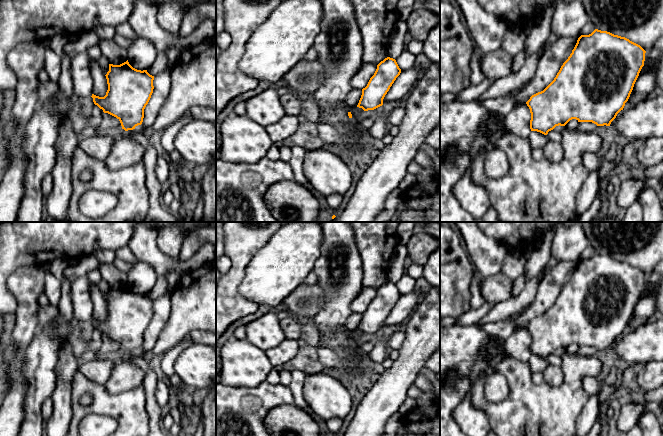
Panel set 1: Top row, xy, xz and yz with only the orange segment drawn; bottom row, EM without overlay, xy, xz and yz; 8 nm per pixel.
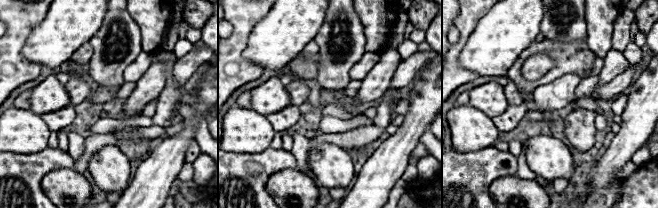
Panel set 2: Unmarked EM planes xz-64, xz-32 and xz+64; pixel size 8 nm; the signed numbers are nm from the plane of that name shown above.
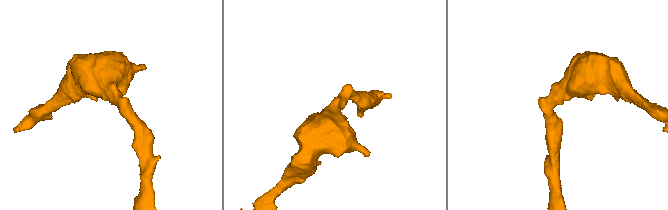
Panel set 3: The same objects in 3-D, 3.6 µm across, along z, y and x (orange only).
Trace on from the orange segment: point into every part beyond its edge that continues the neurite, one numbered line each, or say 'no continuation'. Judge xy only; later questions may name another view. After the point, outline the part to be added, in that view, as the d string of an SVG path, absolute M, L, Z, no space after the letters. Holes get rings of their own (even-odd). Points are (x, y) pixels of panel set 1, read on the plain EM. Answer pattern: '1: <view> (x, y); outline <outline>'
no continuation

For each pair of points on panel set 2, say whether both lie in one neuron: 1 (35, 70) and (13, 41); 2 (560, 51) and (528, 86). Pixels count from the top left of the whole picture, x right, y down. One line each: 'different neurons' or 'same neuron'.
1: same neuron
2: same neuron

